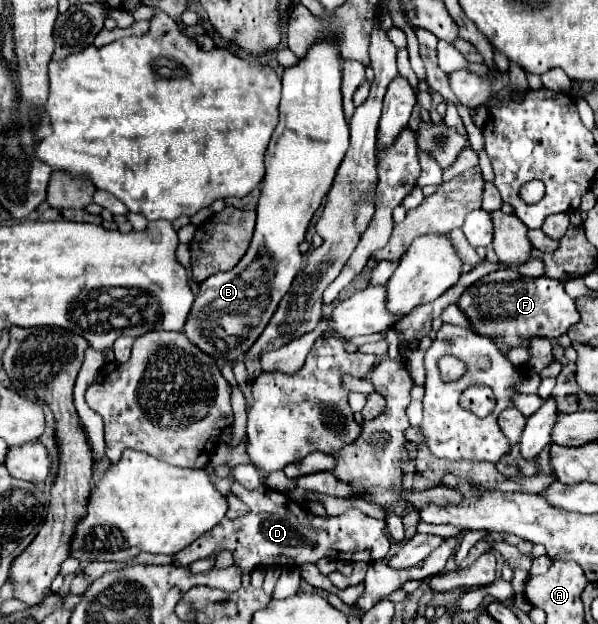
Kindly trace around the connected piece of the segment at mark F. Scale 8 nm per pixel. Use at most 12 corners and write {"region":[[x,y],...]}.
{"region":[[518,270],[472,284],[458,306],[474,332],[518,346],[576,320],[564,284]]}

